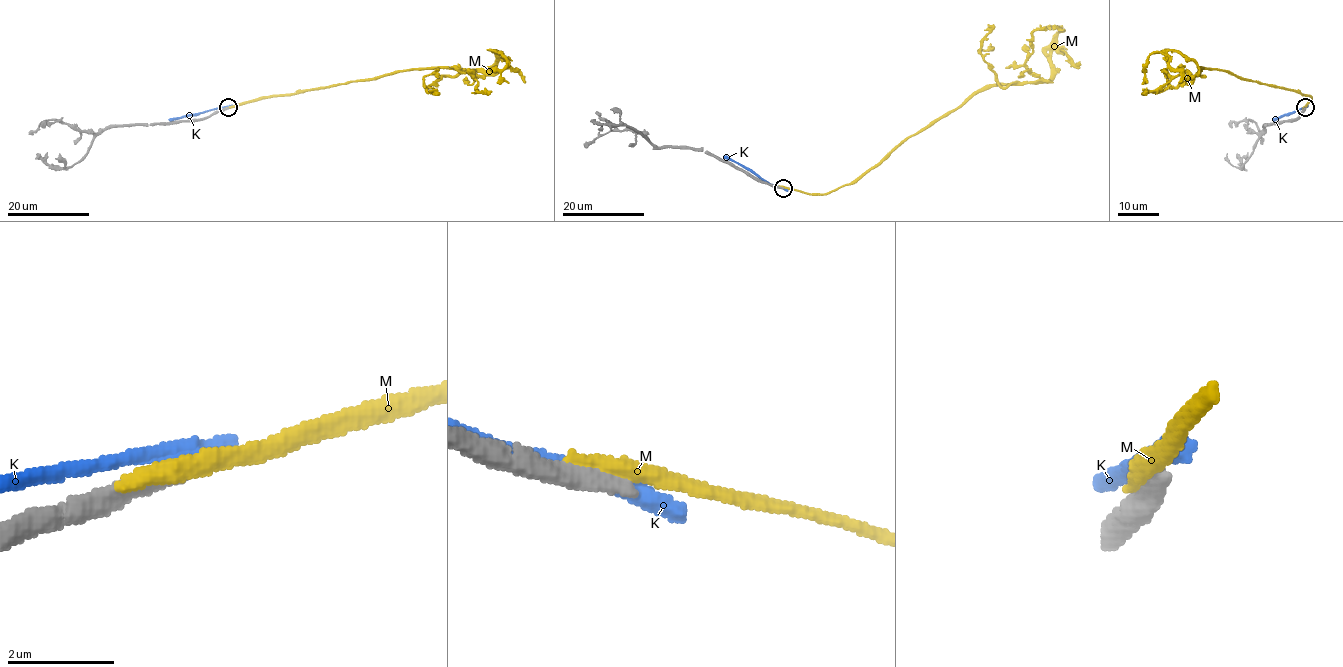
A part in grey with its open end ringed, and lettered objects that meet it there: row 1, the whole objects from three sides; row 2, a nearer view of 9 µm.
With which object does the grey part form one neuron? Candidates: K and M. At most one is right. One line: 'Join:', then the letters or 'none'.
Join: none

